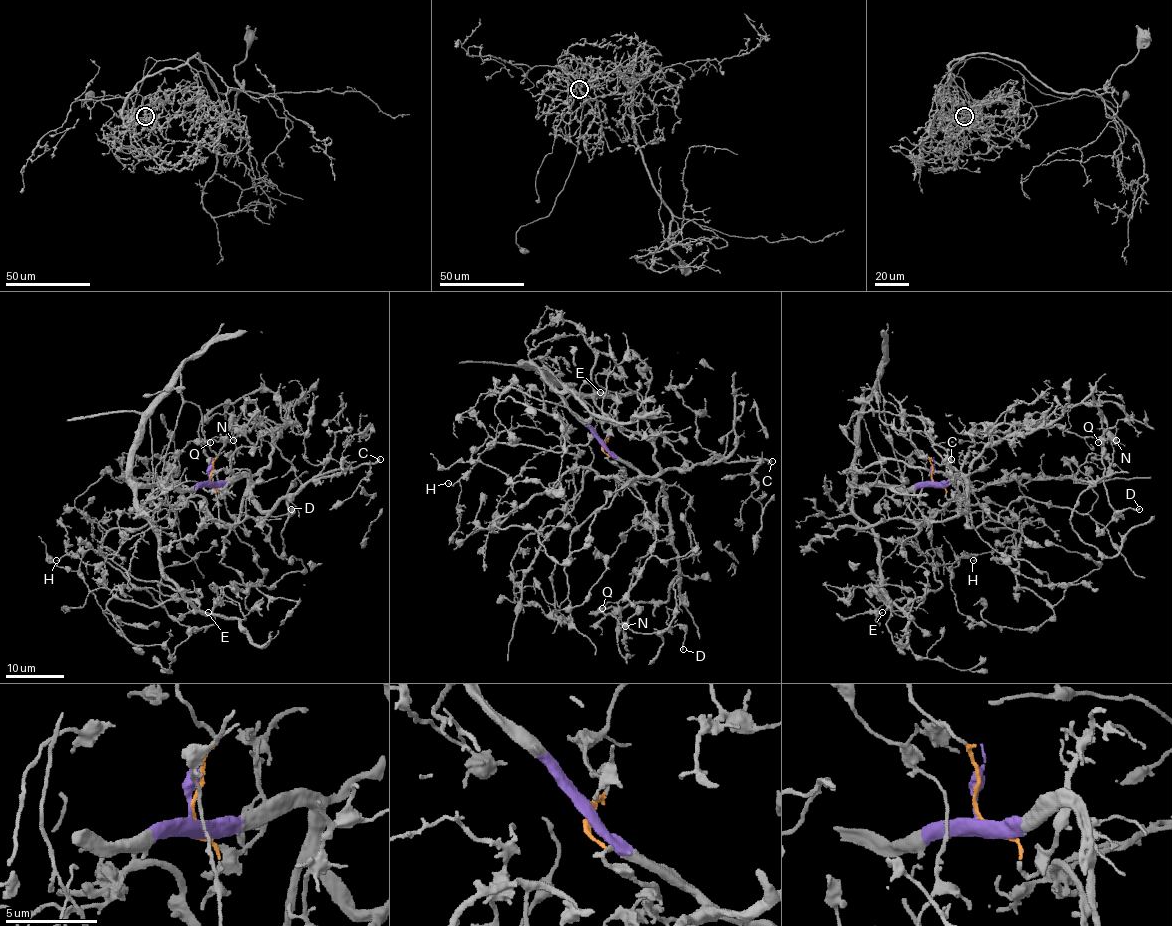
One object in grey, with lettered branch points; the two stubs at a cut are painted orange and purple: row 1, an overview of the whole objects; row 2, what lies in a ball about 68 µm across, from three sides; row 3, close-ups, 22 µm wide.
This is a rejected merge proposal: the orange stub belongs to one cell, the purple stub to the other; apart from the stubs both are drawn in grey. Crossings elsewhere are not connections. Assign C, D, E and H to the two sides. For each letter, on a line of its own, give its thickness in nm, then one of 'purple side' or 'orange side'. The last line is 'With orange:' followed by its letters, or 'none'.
C: calibre 300 nm; purple side
D: calibre 190 nm; purple side
E: calibre 120 nm; purple side
H: calibre 150 nm; orange side
With orange: H

